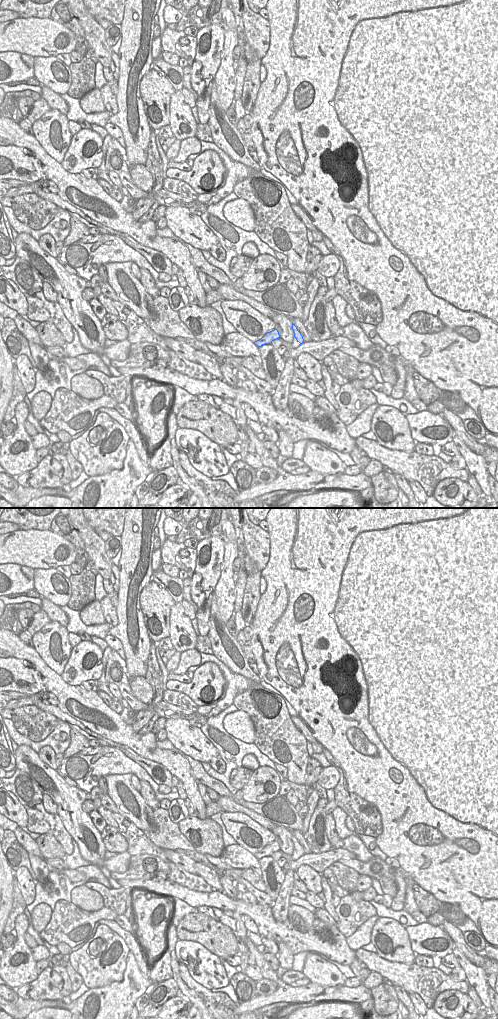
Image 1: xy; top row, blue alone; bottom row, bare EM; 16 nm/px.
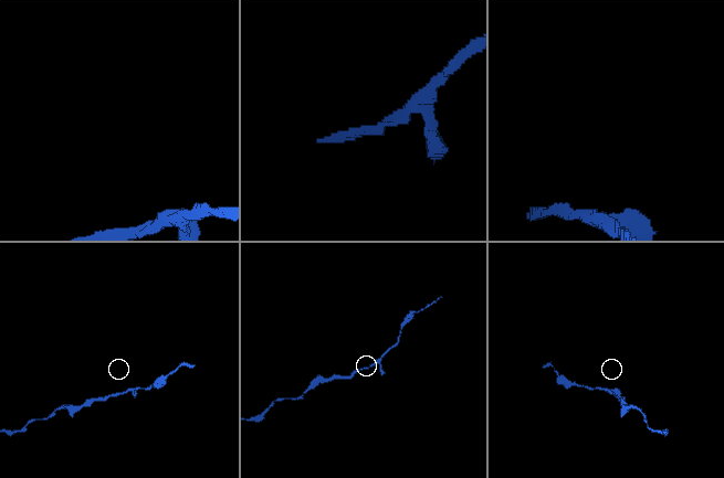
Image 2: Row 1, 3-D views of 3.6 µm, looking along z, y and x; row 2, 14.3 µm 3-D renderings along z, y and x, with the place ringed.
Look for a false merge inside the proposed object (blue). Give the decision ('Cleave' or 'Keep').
Keep

